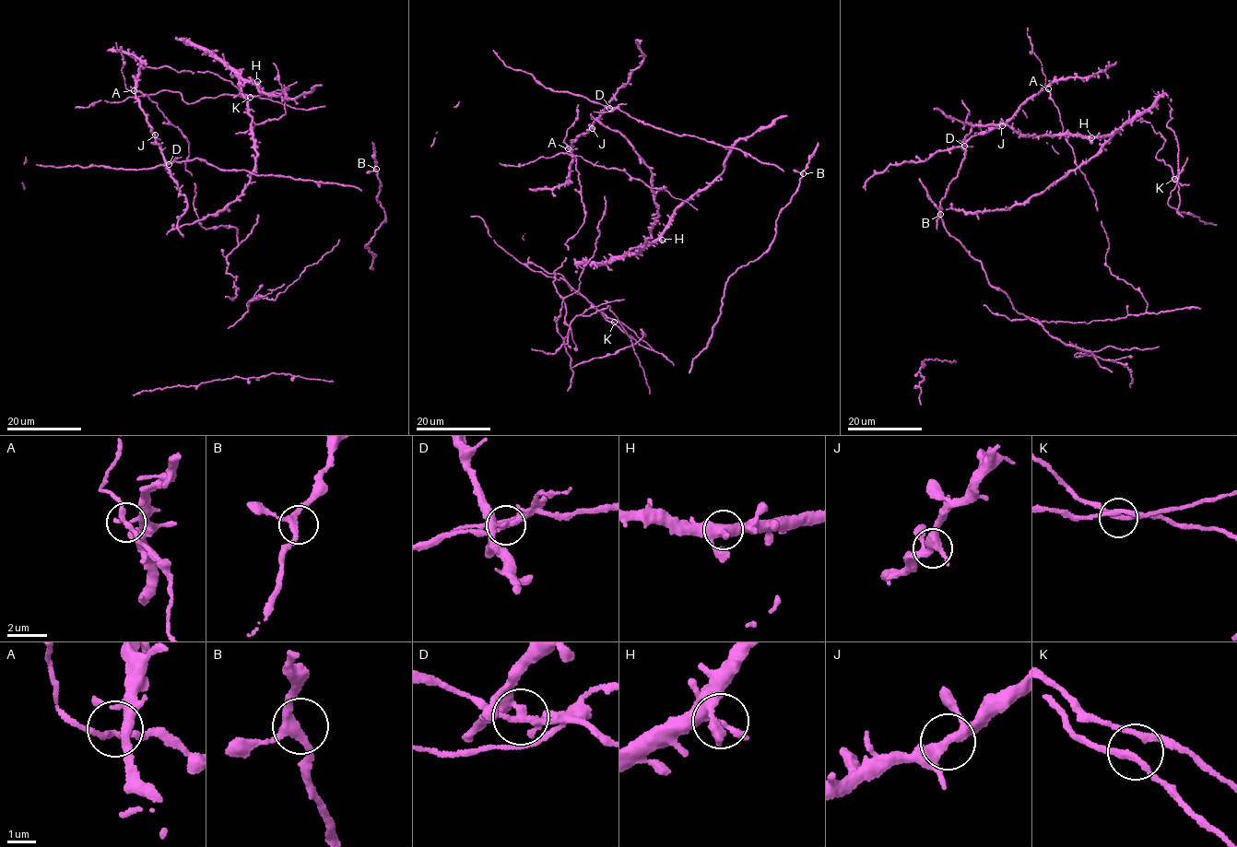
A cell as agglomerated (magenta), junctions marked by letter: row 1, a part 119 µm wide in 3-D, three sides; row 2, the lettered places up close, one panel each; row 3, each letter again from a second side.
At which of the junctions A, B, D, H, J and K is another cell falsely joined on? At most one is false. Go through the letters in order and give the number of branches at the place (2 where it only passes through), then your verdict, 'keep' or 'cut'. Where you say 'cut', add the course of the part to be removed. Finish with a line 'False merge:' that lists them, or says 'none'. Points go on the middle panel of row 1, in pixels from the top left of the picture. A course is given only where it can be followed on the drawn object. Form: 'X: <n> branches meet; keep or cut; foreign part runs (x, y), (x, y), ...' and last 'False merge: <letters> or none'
A: 4 branches meet; keep
B: 3 branches meet; keep
D: 4 branches meet; cut; foreign part runs (609, 108), (620, 109), (636, 120), (677, 135), (698, 136), (737, 148), (760, 162), (774, 164), (783, 171)
H: 3 branches meet; keep
J: 4 branches meet; keep
K: 4 branches meet; keep
False merge: D

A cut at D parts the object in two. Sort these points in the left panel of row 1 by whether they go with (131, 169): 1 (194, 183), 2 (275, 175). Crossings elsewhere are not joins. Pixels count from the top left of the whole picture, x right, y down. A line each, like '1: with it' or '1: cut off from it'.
1: cut off from it
2: with it

